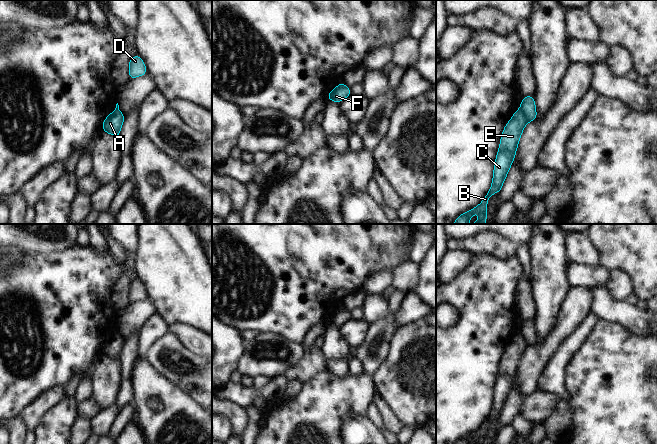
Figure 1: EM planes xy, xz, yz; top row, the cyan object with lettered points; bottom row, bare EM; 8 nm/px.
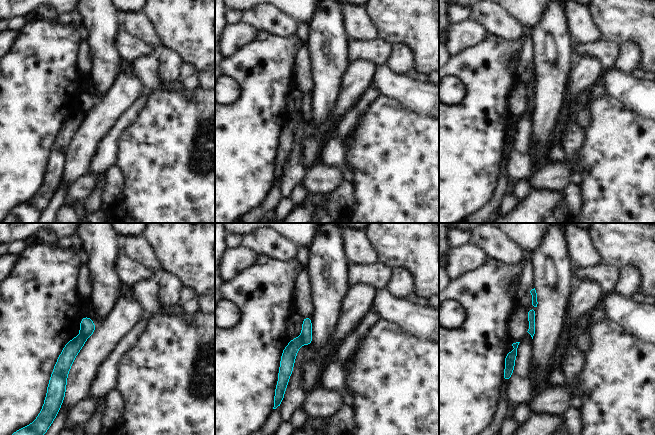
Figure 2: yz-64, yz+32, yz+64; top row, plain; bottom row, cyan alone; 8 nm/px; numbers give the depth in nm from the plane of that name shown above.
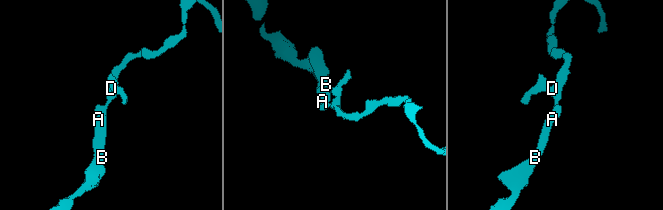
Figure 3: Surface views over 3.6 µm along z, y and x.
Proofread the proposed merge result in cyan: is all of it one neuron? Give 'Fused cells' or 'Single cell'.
Fused cells.

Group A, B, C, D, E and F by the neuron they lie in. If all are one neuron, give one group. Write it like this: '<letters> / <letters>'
A B C E / D F

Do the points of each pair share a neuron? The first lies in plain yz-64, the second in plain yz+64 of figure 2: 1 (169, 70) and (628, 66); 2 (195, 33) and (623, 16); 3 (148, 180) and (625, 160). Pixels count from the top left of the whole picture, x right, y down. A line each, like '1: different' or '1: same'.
1: same
2: same
3: same

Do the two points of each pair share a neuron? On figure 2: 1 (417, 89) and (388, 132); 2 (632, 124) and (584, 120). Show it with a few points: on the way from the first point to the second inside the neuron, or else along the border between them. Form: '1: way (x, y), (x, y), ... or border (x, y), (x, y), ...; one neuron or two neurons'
1: border (384, 96), (396, 99), (410, 110), (427, 116); two neurons
2: border (590, 106), (590, 125), (585, 129); two neurons

